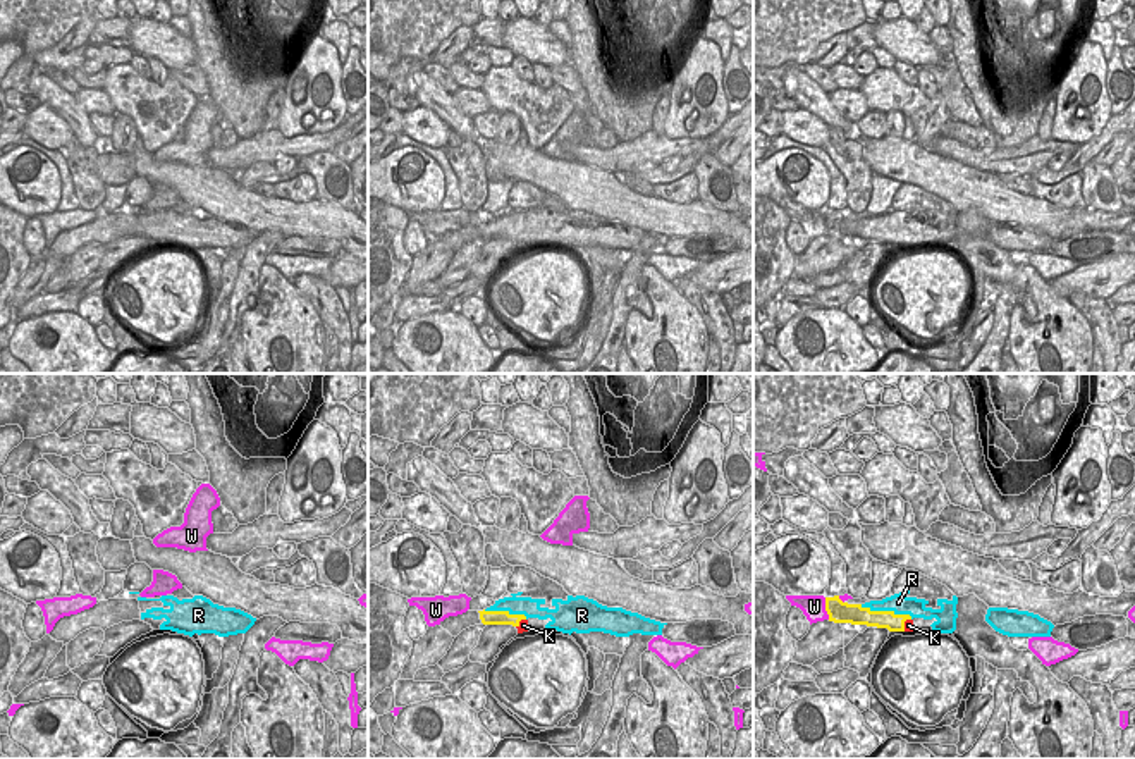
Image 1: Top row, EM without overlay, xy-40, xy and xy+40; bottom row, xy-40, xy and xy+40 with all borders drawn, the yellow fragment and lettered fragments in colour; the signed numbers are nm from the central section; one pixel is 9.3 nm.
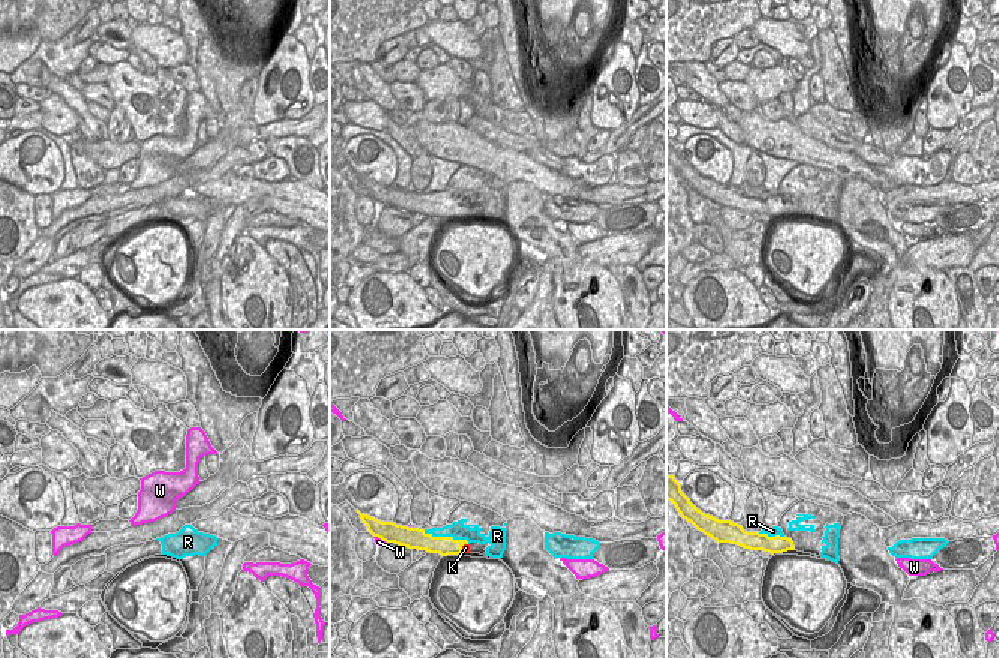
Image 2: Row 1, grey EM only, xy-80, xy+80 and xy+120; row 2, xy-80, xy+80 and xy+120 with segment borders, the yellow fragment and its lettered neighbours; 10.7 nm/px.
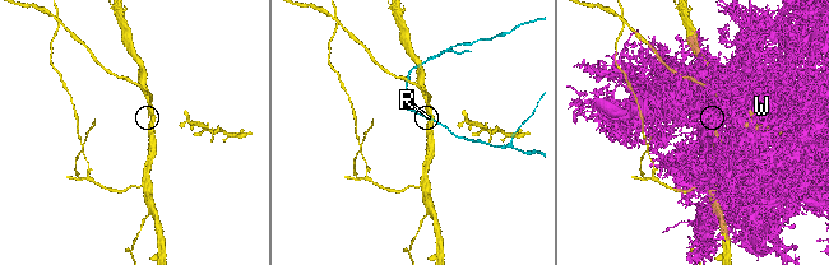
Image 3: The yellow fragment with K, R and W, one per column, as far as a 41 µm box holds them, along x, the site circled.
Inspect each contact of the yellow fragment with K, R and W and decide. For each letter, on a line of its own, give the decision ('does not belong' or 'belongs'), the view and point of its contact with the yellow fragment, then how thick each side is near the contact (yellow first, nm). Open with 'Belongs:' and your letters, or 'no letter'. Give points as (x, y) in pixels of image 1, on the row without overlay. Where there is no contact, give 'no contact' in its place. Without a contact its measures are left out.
Belongs: R
K: does not belong; contact xy+40 (903, 238); calibres 160 and 100 nm
R: belongs; contact xy+40 (886, 226); calibres 160 and 190 nm
W: does not belong; contact xy+40 (826, 222); calibres 200 and 220 nm

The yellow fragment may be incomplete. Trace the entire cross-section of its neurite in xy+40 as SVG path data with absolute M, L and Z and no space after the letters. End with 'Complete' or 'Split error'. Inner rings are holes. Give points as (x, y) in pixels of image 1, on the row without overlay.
M894 208L882 215L870 215L865 219L848 219L839 210L825 212L825 225L829 236L867 239L877 243L887 243L889 246L905 246L905 236L913 232L936 234L930 241L932 246L953 248L956 244L956 219L958 212L951 215L937 213L937 224L929 222L929 215L903 208Z. Split error.

